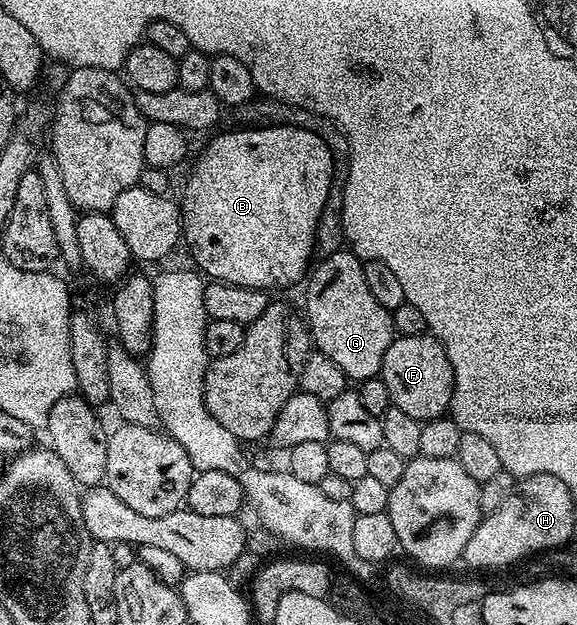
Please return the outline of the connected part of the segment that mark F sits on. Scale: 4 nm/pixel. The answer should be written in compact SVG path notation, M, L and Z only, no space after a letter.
M430 332L408 337L396 336L389 351L385 351L383 372L385 387L389 387L389 399L394 408L413 415L418 421L432 421L450 410L453 399L453 367L445 347Z

